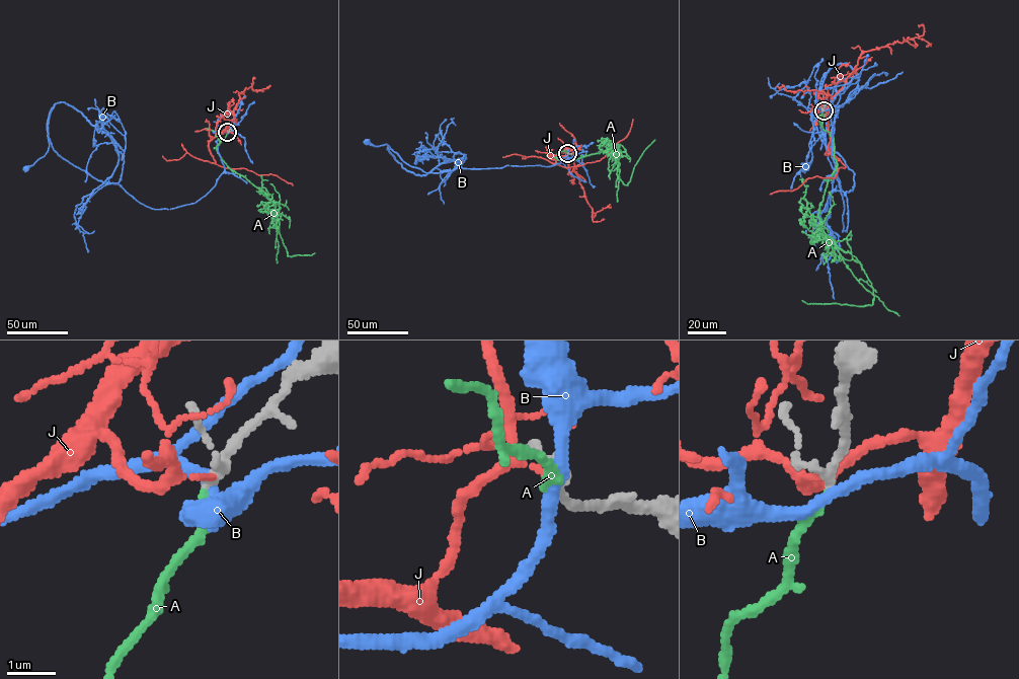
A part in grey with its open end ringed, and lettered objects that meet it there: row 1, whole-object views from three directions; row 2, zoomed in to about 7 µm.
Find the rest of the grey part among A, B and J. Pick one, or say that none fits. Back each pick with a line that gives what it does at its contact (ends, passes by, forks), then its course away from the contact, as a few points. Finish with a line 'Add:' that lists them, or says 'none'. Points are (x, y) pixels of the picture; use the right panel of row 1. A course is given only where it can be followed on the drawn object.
A: it ends | via (824, 110), (819, 124), (832, 134), (838, 164), (819, 223), (857, 258), (874, 296), (864, 306), (802, 300)
Add: A

